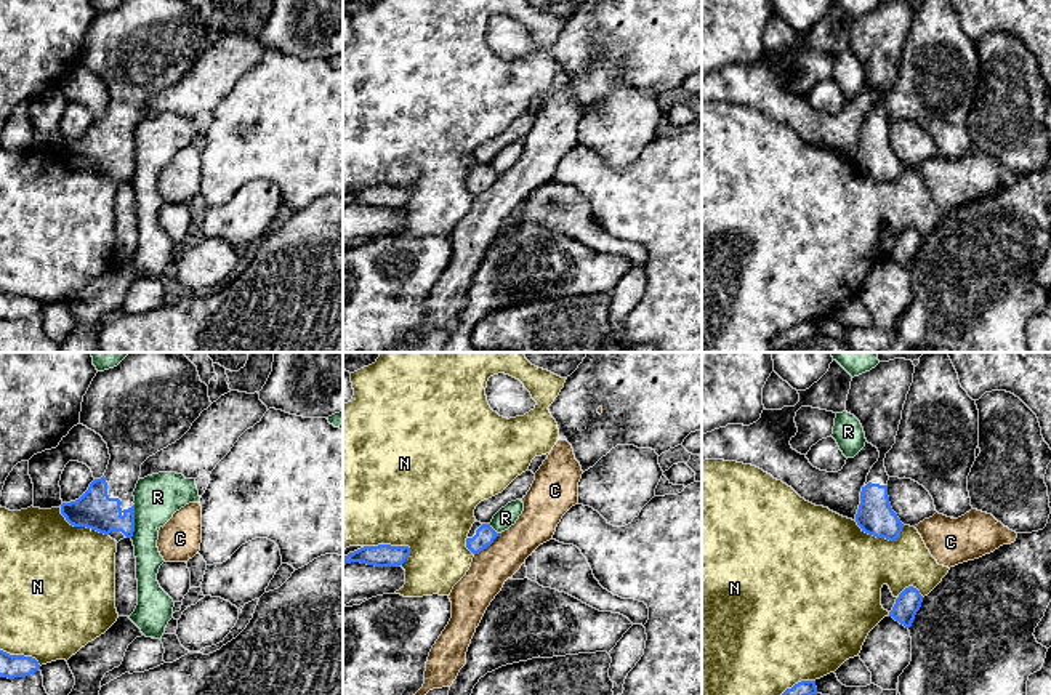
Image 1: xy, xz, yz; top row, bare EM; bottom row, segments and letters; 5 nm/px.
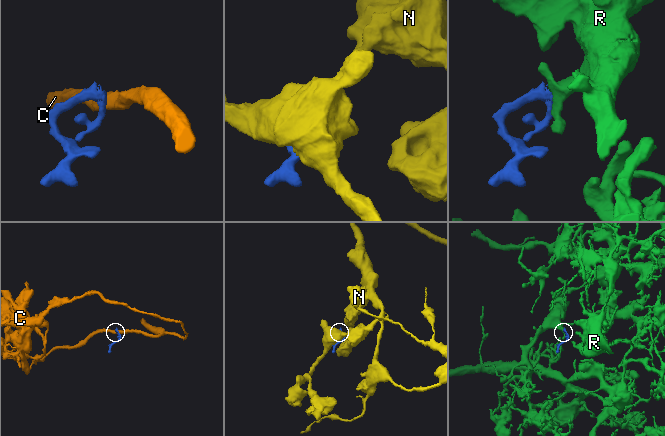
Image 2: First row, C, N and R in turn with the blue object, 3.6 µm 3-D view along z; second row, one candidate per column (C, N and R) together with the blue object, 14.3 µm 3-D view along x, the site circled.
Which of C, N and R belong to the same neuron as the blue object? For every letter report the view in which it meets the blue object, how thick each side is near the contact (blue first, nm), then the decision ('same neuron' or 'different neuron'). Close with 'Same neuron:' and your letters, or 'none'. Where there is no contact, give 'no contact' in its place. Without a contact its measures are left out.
C: xz | 100/200 nm | different neuron
N: xz | 110/500 nm | different neuron
R: xy | 190/240 nm | different neuron
Same neuron: none

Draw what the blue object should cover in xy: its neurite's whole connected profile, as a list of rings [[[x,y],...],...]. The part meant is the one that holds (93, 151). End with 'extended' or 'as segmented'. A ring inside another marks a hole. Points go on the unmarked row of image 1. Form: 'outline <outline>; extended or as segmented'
outline [[[123,0],[117,8],[98,13],[83,37],[80,66],[103,78],[111,101],[104,117],[95,120],[79,141],[61,146],[66,162],[109,176],[117,184],[131,179],[133,133],[141,106],[179,82],[210,46],[208,27],[200,22],[197,8],[189,0]]]; extended

